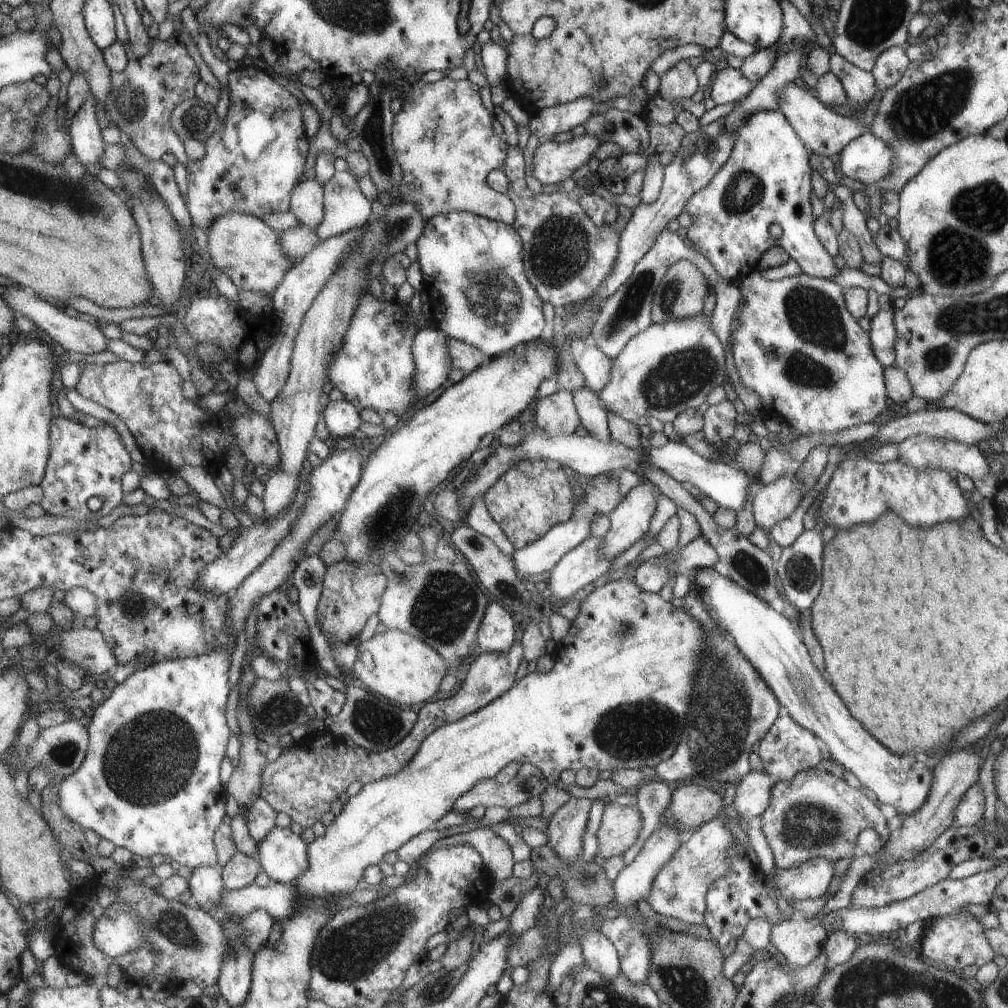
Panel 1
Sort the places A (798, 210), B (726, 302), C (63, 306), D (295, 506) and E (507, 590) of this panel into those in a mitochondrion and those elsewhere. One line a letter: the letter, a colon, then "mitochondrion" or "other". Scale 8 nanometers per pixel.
A: other
B: other
C: other
D: other
E: mitochondrion

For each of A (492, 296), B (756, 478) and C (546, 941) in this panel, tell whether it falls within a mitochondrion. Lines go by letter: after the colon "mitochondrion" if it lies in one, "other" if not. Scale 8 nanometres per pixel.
A: mitochondrion
B: other
C: other

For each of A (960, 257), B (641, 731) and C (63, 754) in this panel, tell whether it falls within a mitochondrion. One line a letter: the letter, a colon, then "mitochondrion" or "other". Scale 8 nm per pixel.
A: mitochondrion
B: mitochondrion
C: mitochondrion

